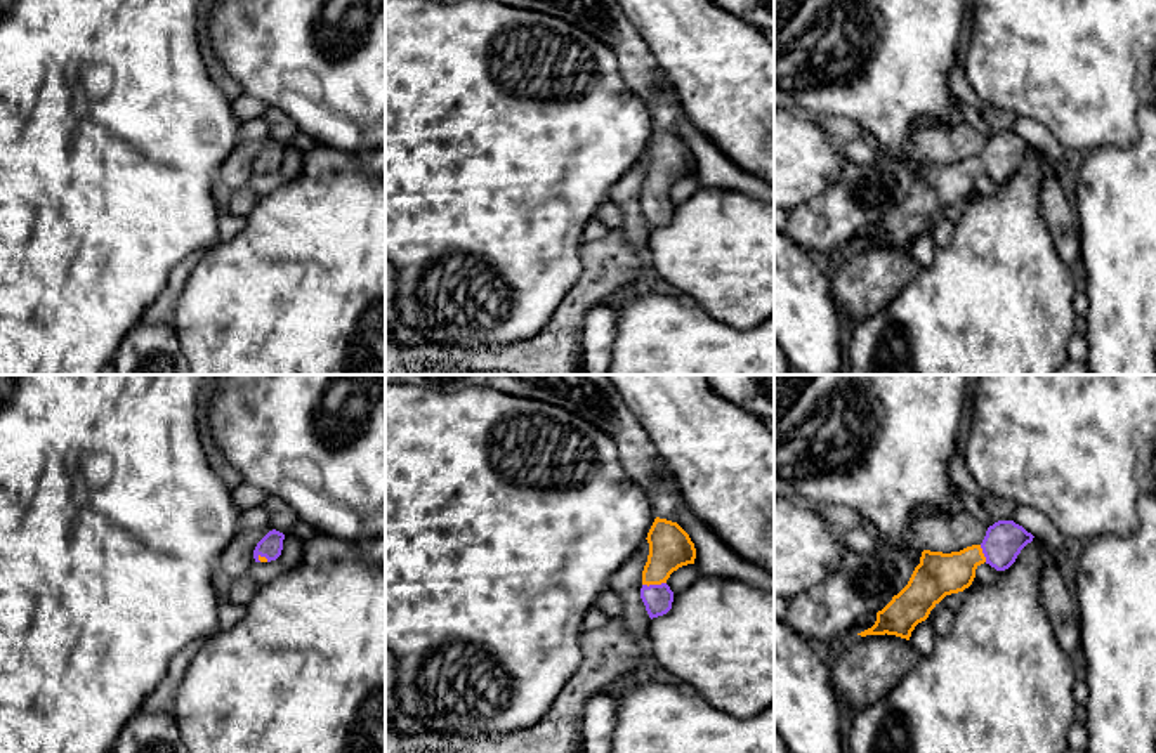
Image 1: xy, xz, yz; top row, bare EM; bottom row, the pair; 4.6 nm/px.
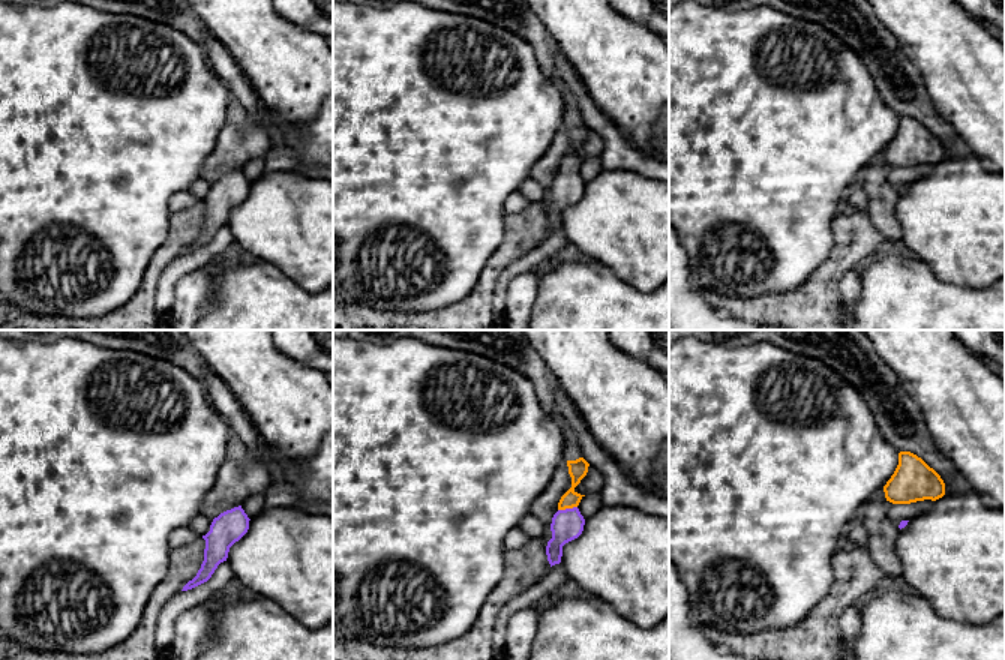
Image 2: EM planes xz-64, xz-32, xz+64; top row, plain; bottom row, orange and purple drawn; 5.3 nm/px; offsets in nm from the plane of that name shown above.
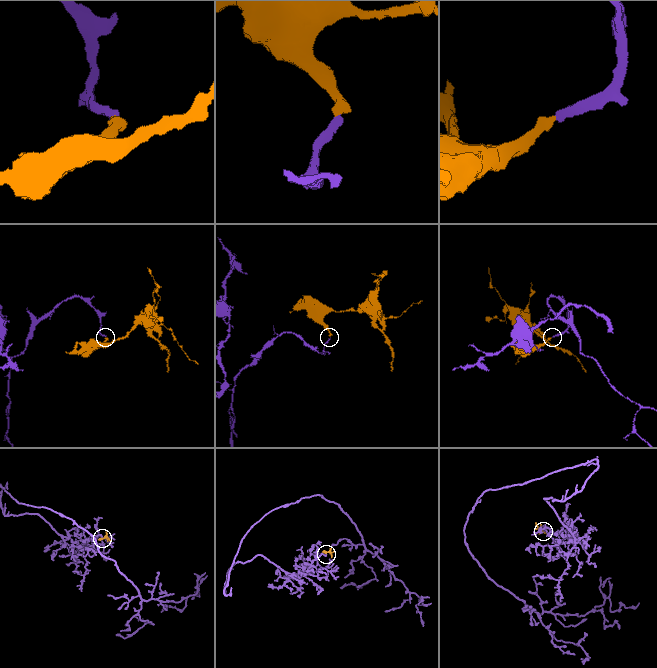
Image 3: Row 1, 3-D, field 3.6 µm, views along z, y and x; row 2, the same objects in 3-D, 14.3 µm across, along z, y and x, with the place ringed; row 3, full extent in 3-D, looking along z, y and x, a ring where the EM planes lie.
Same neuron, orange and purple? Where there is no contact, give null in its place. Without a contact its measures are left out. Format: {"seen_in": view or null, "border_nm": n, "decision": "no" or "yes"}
{"seen_in": "xz", "border_nm": 110, "decision": "yes"}

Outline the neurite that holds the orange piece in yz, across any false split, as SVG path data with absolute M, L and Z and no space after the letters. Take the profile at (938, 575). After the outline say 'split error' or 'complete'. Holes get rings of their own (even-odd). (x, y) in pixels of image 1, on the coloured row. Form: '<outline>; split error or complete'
M998 521L988 527L981 545L951 553L923 550L908 585L877 612L875 625L857 635L887 633L910 640L915 626L925 621L946 595L972 585L981 564L1005 571L1033 538L1014 521Z; split error

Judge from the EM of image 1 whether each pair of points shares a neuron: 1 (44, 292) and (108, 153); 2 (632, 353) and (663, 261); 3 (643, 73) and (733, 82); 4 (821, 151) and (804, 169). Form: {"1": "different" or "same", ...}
{"1": "same", "2": "different", "3": "different", "4": "same"}

